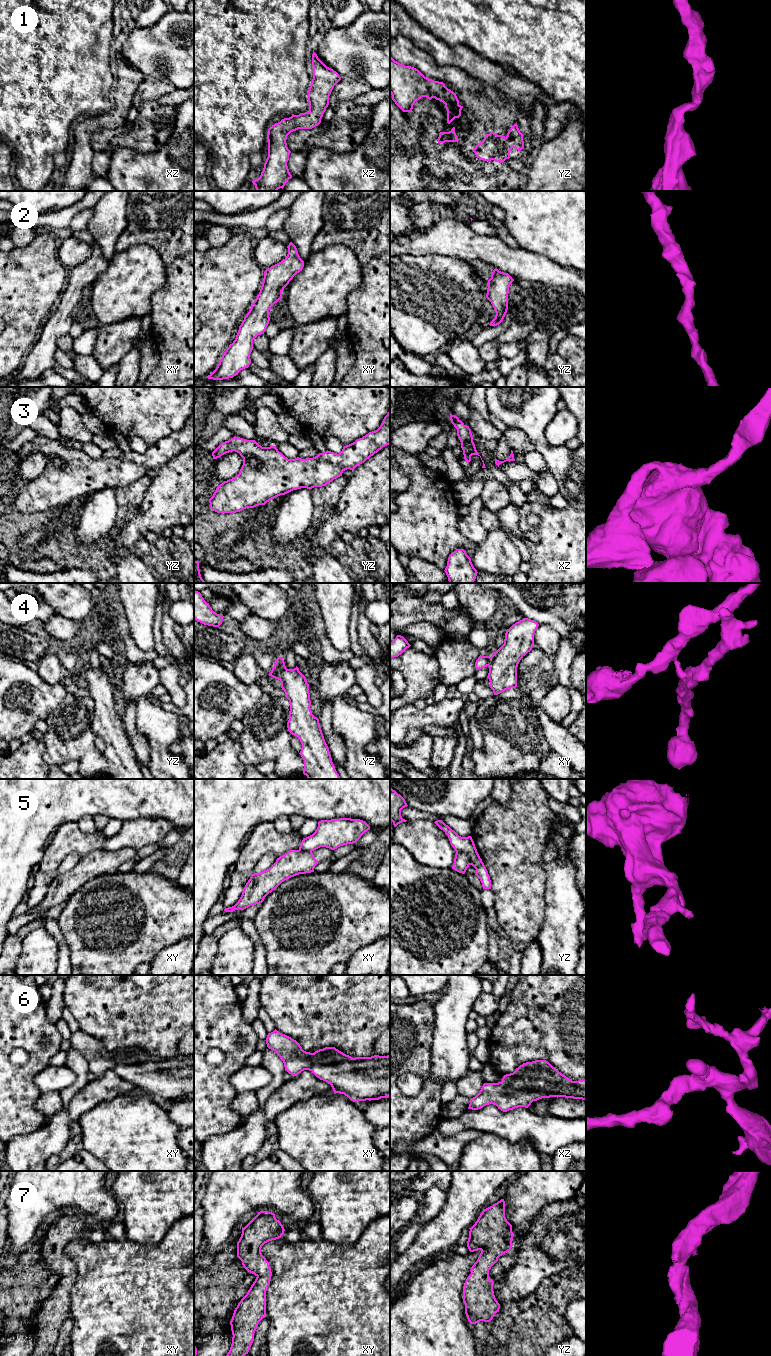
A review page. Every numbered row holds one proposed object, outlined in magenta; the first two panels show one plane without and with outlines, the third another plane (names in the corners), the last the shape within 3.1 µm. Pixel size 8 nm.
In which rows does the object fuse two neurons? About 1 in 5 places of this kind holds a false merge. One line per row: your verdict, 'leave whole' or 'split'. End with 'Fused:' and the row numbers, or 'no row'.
1: leave whole
2: leave whole
3: leave whole
4: split
5: split
6: leave whole
7: leave whole
Fused: 4, 5

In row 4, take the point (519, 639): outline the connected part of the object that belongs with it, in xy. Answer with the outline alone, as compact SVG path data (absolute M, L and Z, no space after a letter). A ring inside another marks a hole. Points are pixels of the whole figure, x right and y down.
M523 618L507 629L504 644L494 652L489 663L487 678L494 695L517 687L518 664L534 647L538 626L536 621Z

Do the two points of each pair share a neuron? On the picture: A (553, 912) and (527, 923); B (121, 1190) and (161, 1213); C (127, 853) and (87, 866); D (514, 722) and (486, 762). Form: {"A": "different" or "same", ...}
{"A": "different", "B": "same", "C": "same", "D": "same"}

